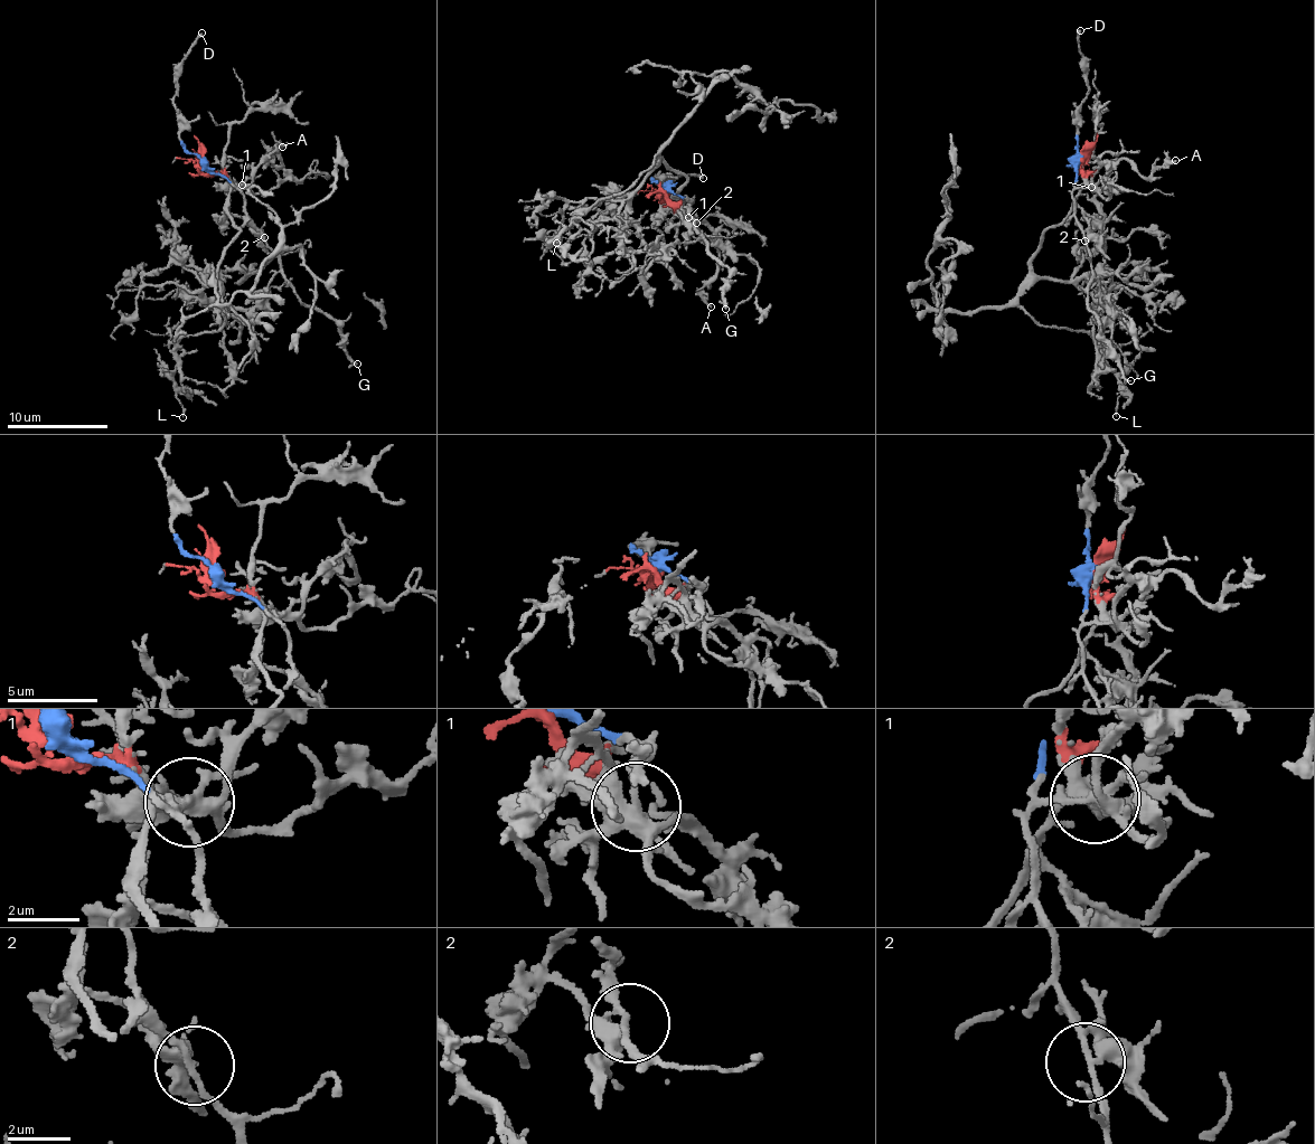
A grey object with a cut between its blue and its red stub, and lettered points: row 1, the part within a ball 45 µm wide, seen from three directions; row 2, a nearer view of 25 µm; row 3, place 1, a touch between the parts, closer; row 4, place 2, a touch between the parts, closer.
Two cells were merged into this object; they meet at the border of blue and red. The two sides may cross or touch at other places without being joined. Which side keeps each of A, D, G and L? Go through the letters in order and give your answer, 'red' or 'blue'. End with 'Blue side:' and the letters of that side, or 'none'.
A: red
D: blue
G: blue
L: red
Blue side: D, G

